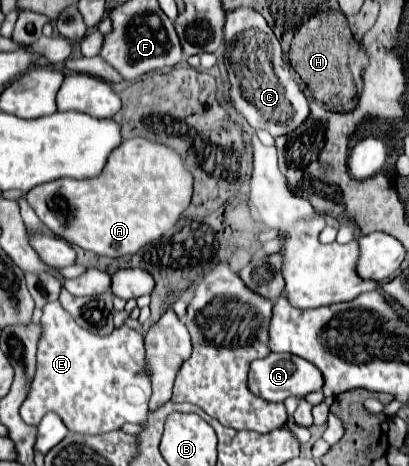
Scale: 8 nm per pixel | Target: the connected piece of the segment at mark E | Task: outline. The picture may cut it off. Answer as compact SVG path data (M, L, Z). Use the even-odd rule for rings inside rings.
M58 301L48 303L44 307L44 315L40 323L42 323L42 337L38 343L36 379L20 409L20 415L28 425L38 425L48 411L56 411L72 433L86 433L86 435L108 433L108 431L120 429L126 423L142 425L146 421L148 399L152 389L150 389L148 377L144 377L144 371L142 371L144 341L136 329L122 325L122 327L116 327L108 337L88 333L86 329L74 323L74 319L62 309Z

